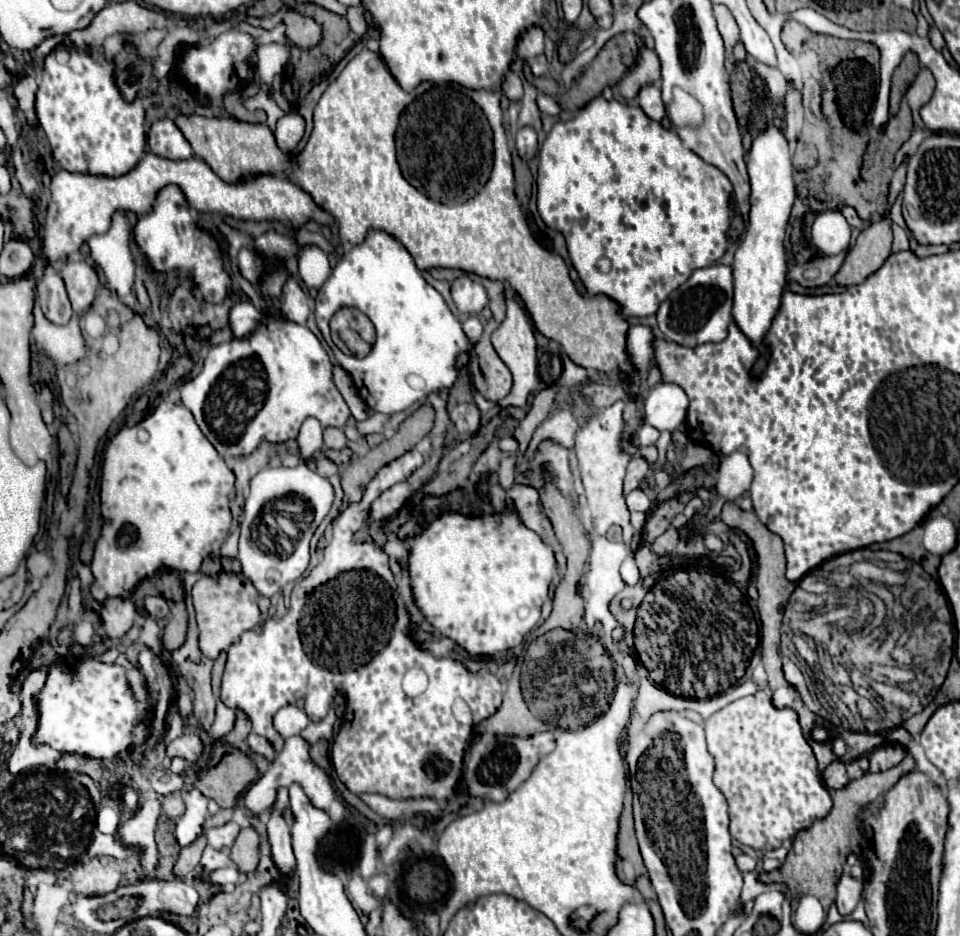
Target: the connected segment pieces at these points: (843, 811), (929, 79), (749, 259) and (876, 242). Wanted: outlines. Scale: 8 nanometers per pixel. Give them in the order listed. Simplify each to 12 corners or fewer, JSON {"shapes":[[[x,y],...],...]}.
{"shapes":[[[900,762],[830,790],[830,814],[798,832],[780,872],[792,904],[830,908],[848,854],[860,852],[860,808],[914,772]],[[922,66],[906,90],[914,120],[934,94],[934,76]],[[772,122],[746,154],[750,212],[732,316],[758,346],[786,288],[792,152]],[[890,218],[864,228],[836,274],[860,284],[892,252]]]}

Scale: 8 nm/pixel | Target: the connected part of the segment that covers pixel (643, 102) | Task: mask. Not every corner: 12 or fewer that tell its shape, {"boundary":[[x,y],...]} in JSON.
{"boundary":[[656,84],[640,88],[638,106],[652,120],[666,114]]}

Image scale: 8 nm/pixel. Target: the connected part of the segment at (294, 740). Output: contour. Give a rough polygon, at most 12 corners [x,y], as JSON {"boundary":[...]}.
{"boundary":[[286,738],[282,752],[254,782],[270,800],[302,786],[312,806],[330,808],[336,792],[310,760],[308,742]]}

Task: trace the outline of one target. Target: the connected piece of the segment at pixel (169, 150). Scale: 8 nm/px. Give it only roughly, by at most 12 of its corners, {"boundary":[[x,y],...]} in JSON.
{"boundary":[[154,122],[148,146],[168,160],[188,160],[190,144],[174,122]]}

